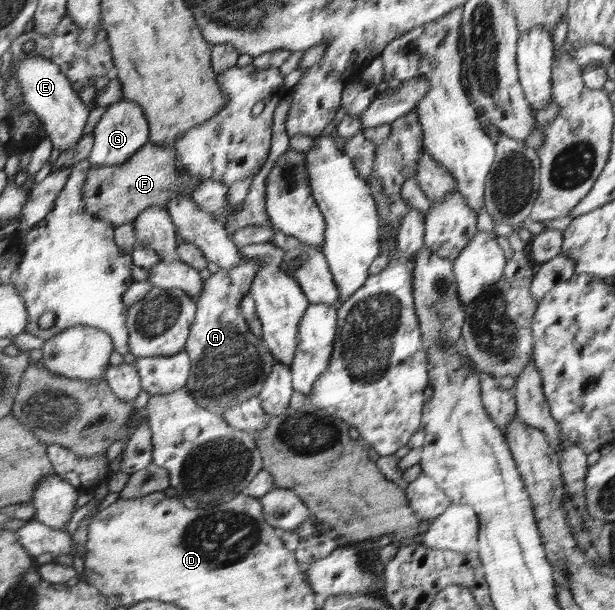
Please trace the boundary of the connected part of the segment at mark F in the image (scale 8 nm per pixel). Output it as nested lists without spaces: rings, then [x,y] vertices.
[[[147,143],[122,165],[92,166],[83,185],[83,206],[80,209],[115,226],[124,225],[150,207],[166,209],[172,197],[180,191],[189,195],[201,180],[200,176],[180,171],[174,149]]]

